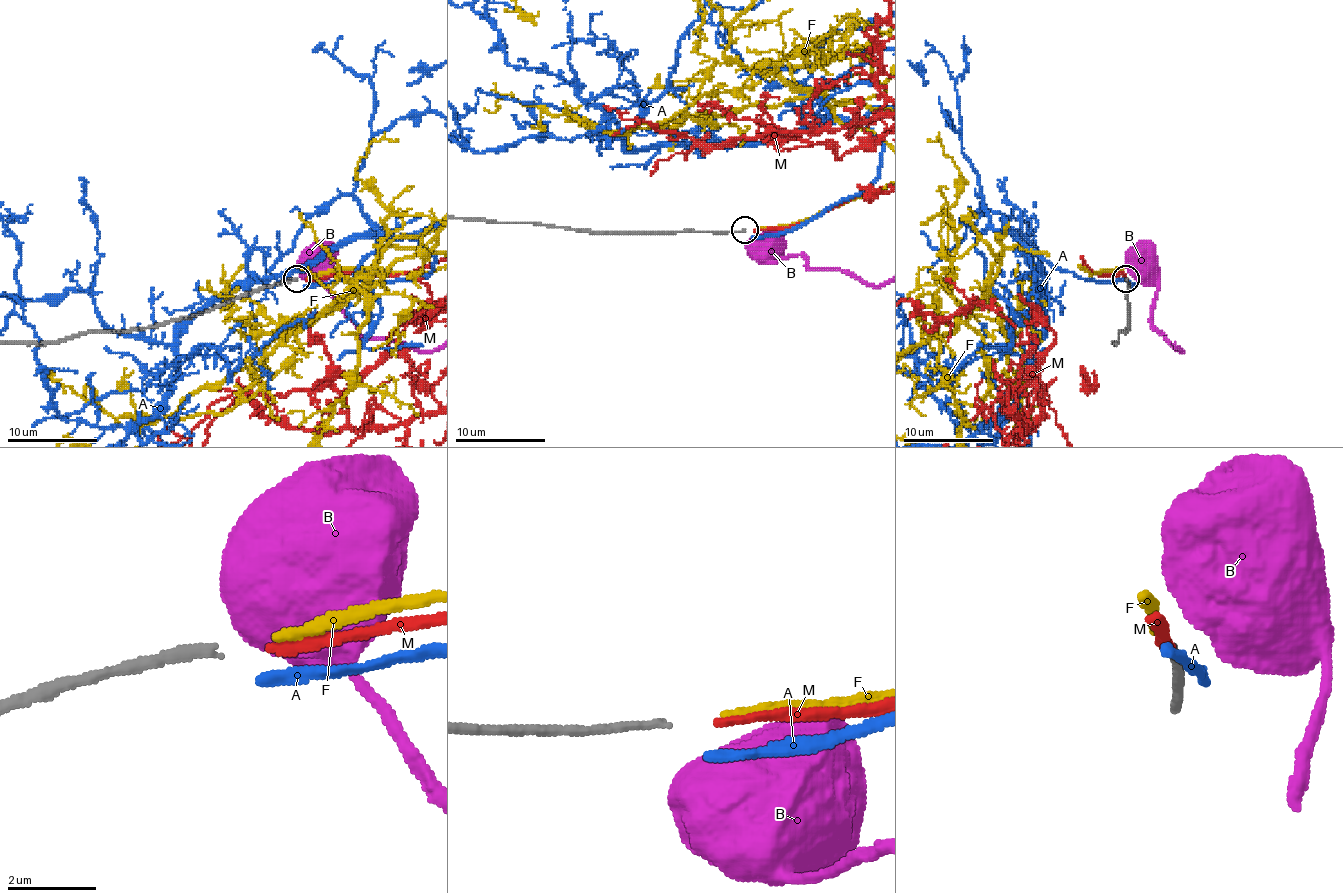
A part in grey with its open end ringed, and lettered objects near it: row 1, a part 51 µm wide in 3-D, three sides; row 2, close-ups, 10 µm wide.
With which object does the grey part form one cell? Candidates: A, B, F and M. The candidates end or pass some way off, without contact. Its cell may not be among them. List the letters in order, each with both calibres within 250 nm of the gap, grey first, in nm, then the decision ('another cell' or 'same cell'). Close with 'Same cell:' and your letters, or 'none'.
A: 200/240 nm | another cell
B: 200/900 nm | another cell
F: 200/190 nm | same cell
M: 200/220 nm | another cell
Same cell: F

